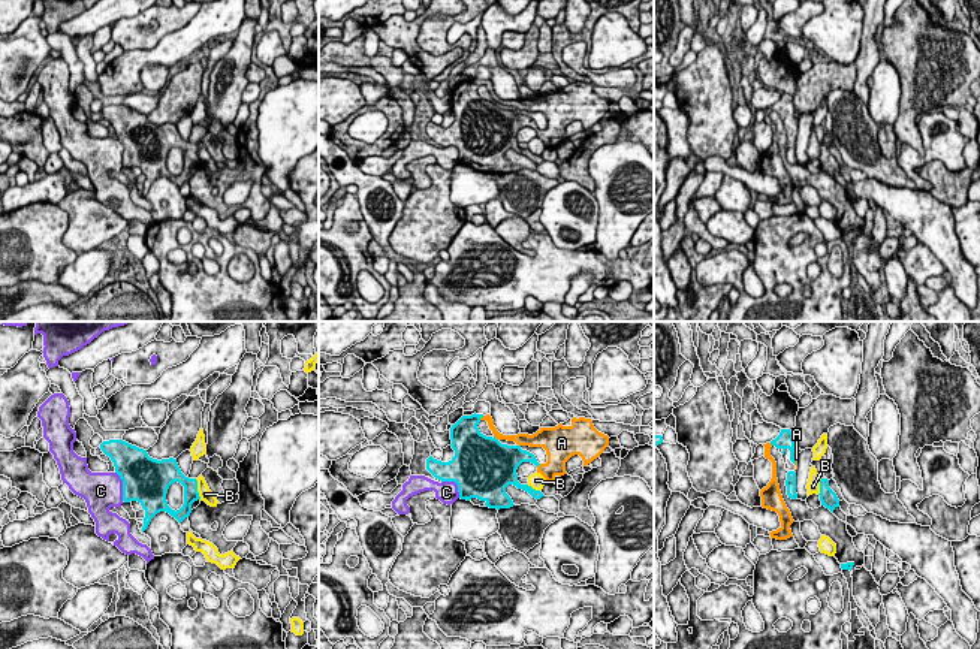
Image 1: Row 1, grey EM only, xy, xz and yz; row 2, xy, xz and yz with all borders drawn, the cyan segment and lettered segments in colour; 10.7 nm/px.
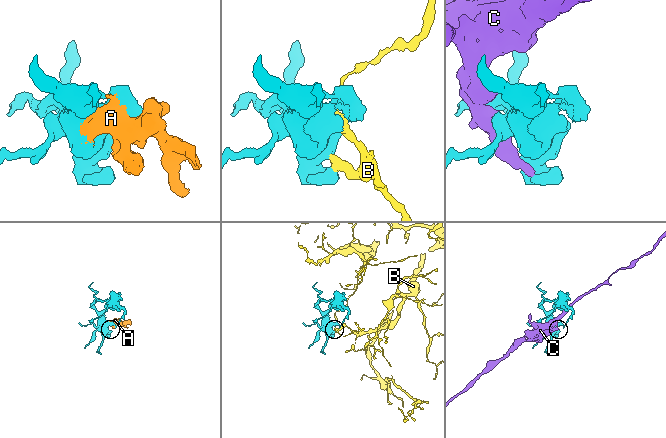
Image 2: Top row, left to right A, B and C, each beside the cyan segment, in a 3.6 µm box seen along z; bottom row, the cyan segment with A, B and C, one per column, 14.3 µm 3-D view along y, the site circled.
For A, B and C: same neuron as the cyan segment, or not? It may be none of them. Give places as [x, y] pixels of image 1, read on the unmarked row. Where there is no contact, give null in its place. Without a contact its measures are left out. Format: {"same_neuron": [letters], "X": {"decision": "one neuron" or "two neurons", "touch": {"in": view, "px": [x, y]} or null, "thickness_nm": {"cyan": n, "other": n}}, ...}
{"same_neuron": ["A"], "A": {"decision": "one neuron", "touch": {"in": "xz", "px": [481, 82]}, "thickness_nm": {"cyan": 320, "other": 70}}, "B": {"decision": "two neurons", "touch": {"in": "xy", "px": [196, 154]}, "thickness_nm": {"cyan": 160, "other": 140}}, "C": {"decision": "two neurons", "touch": {"in": "xy", "px": [123, 151]}, "thickness_nm": {"cyan": 480, "other": 400}}}

